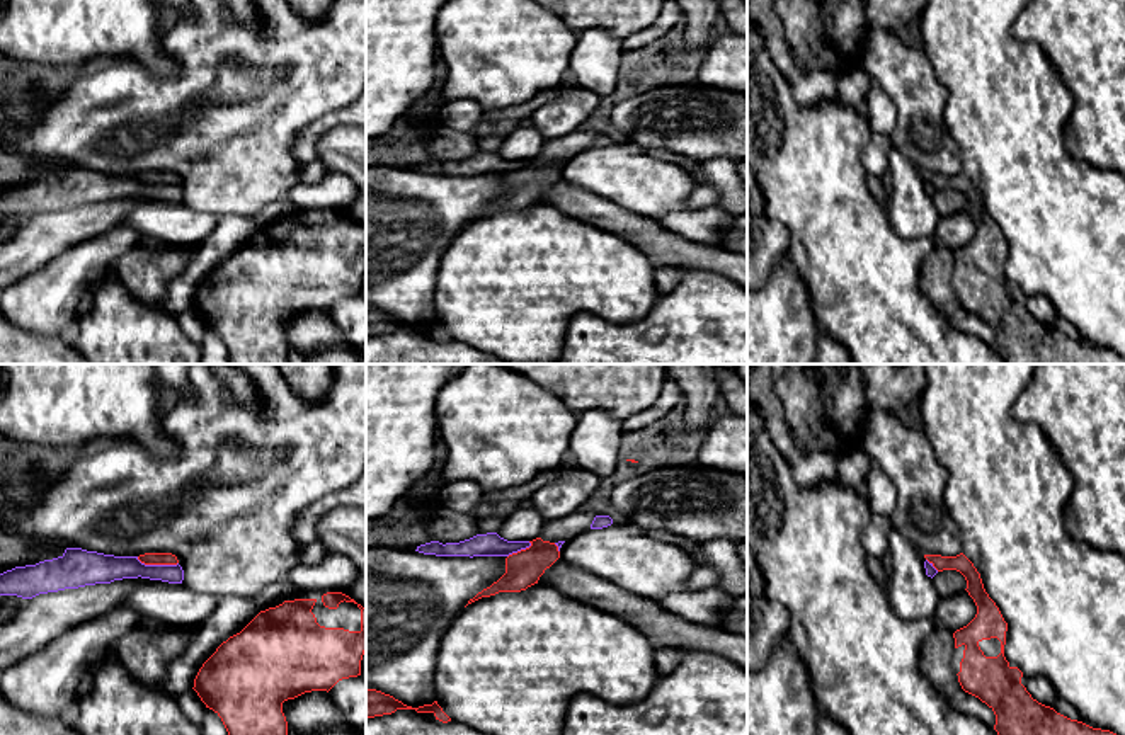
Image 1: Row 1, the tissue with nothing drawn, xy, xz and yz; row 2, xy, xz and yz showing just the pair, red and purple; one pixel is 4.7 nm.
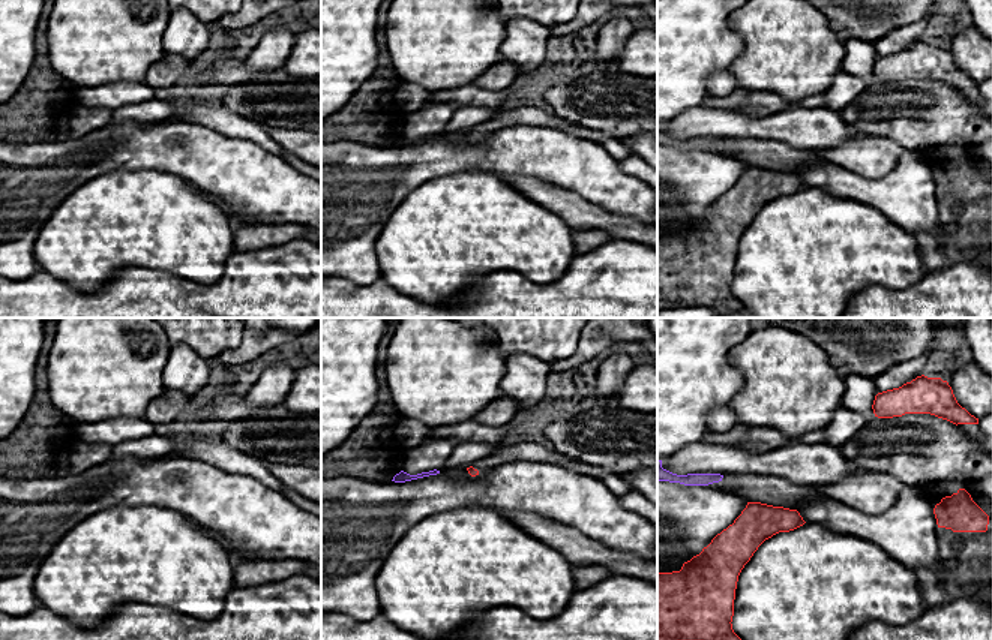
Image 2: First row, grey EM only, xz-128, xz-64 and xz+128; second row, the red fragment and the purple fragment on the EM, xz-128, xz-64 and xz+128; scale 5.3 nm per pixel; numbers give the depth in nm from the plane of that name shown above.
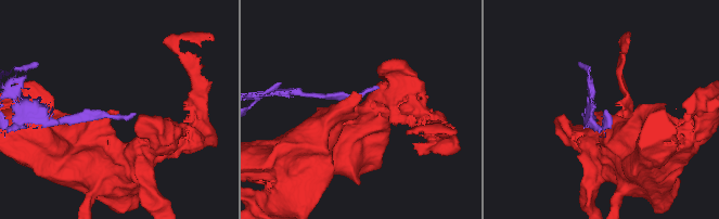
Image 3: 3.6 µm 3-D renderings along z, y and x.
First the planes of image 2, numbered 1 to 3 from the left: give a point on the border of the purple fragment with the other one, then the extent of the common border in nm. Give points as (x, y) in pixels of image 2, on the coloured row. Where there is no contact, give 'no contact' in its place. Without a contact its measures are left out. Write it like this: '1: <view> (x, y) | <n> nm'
1: no contact
2: no contact
3: no contact

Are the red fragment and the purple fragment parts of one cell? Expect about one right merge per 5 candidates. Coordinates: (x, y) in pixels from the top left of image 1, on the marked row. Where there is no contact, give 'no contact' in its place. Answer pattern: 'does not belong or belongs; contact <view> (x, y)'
does not belong; contact xy (157, 564)

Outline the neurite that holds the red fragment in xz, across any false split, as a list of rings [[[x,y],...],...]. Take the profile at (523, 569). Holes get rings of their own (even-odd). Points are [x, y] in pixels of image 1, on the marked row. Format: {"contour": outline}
{"contour": [[[541,538],[529,543],[529,548],[509,555],[505,558],[505,573],[490,587],[470,599],[468,604],[499,592],[521,592],[538,584],[545,570],[560,558],[560,551],[555,543],[543,541]]]}

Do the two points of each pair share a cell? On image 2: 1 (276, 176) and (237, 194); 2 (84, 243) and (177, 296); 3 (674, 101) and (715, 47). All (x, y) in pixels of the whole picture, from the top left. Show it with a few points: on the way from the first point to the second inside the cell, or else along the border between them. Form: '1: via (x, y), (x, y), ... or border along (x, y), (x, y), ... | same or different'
1: via (267, 185), (246, 186) | same
2: border along (161, 270), (123, 267), (98, 288) | different
3: via (674, 87), (701, 60) | same

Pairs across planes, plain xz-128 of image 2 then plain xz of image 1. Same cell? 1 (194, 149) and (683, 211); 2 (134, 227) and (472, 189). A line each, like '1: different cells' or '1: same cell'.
1: same cell
2: different cells

